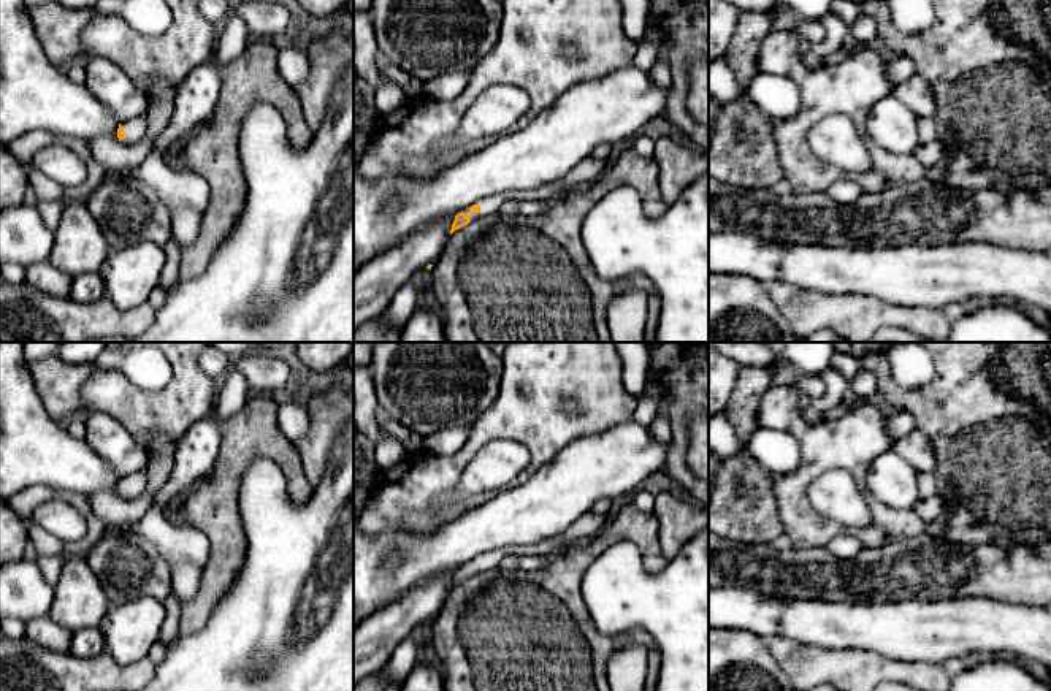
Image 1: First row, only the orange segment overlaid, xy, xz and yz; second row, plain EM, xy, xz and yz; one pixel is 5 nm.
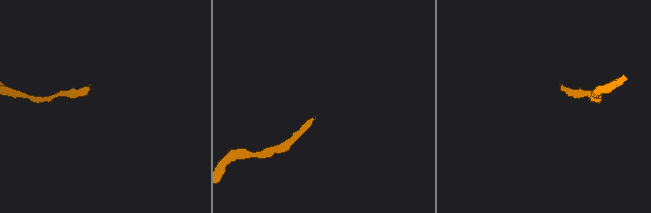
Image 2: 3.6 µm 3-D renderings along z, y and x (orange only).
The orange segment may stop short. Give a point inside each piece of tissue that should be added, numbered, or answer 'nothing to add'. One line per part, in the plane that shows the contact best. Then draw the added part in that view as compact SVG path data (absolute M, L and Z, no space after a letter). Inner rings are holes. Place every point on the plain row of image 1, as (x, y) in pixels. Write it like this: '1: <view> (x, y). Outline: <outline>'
1: xz (588, 525). Outline: M591 510L580 515L575 521L572 521L566 531L545 539L542 542L537 542L534 545L509 545L504 548L495 548L491 552L485 552L482 555L477 555L474 559L480 561L480 566L477 569L471 569L469 563L466 563L463 567L471 574L482 574L485 571L499 567L501 561L510 555L522 558L528 555L542 555L542 556L555 556L561 550L577 544L580 539L591 539L598 536L609 518L612 517L610 512L604 515L594 515Z

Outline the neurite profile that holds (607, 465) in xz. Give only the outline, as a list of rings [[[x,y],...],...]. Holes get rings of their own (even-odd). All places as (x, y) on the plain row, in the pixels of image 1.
[[[631,418],[606,433],[571,442],[525,483],[501,490],[490,501],[466,509],[433,531],[385,529],[371,537],[360,531],[355,513],[354,626],[393,604],[418,580],[449,567],[458,569],[485,552],[509,545],[534,545],[566,531],[572,521],[590,512],[598,499],[637,491],[645,479],[661,471],[667,452],[669,444],[653,441],[648,426]]]

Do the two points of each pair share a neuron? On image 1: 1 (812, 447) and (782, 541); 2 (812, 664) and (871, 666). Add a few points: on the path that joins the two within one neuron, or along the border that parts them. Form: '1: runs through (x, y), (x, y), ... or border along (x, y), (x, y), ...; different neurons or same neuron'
1: border along (783, 531), (791, 545); different neurons
2: runs through (826, 666), (856, 666); same neuron

